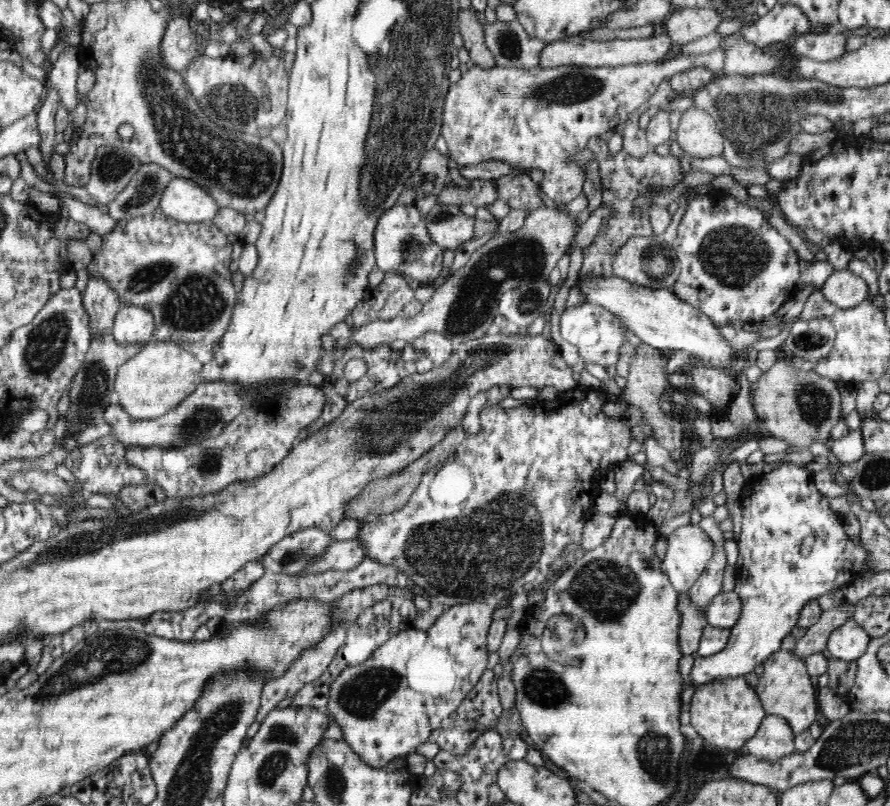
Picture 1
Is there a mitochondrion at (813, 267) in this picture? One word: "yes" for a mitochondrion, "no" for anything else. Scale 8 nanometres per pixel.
no

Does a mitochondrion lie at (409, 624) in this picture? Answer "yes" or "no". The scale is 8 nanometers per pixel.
no

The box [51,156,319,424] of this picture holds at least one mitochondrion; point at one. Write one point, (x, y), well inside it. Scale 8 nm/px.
(195, 303)

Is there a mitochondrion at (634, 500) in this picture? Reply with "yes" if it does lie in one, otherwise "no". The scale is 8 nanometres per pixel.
no

